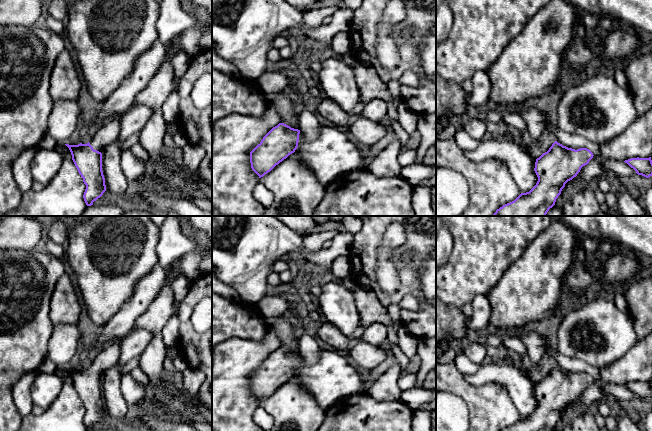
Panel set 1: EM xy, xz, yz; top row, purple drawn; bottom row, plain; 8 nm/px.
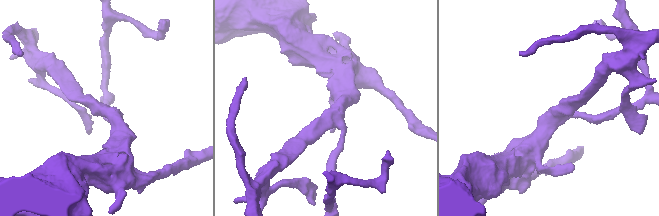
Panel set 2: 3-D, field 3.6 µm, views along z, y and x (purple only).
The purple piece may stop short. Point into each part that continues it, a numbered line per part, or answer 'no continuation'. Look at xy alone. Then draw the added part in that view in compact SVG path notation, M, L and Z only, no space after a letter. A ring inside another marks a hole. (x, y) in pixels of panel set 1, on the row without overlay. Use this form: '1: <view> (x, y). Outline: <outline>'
1: xy (109, 357). Outline: M125 337L109 343L109 345L95 358L95 360L90 363L89 367L94 374L102 377L105 370L118 366L121 342Z

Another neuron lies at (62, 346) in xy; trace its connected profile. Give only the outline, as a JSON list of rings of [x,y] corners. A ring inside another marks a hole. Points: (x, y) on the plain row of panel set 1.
[[[77,324],[53,325],[47,358],[59,369],[65,369],[77,352],[80,337]]]

